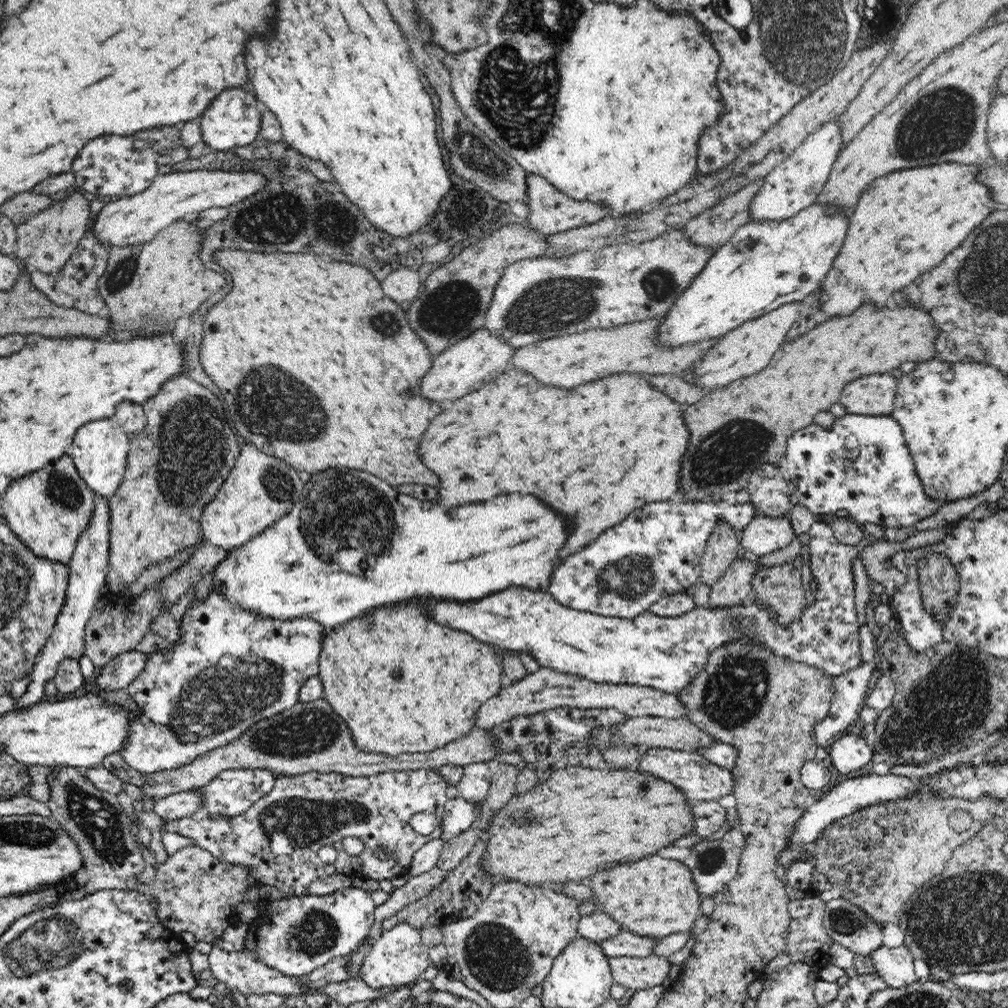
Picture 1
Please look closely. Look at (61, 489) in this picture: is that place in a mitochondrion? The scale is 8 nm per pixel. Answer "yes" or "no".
yes

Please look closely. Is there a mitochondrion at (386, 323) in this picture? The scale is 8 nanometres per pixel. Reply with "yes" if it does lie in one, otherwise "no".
yes

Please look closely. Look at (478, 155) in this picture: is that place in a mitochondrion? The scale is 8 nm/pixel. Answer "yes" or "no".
yes

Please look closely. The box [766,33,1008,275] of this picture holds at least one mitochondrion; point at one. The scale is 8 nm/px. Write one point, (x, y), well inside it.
(944, 121)

